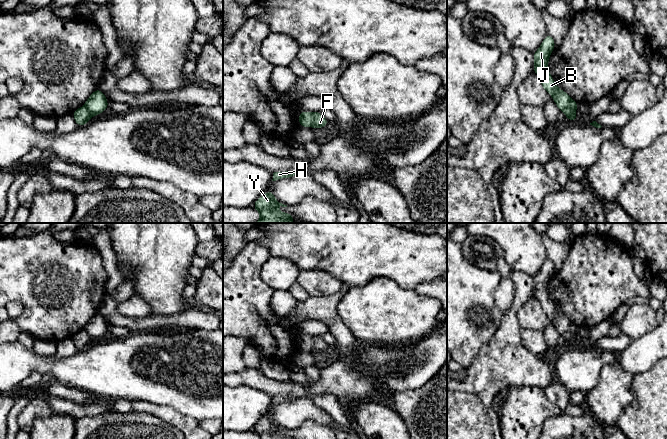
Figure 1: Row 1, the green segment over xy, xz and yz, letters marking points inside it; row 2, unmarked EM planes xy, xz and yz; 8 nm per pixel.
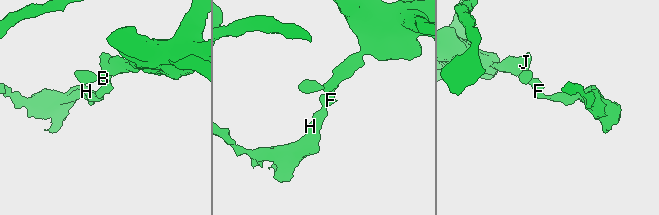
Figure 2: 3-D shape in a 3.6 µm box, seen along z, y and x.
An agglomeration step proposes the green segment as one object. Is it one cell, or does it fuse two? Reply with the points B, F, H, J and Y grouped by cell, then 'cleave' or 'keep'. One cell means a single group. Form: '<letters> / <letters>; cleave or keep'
B F J / H Y; cleave

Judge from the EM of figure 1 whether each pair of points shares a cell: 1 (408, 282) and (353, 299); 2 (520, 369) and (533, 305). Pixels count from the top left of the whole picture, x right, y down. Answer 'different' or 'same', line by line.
1: different
2: different

